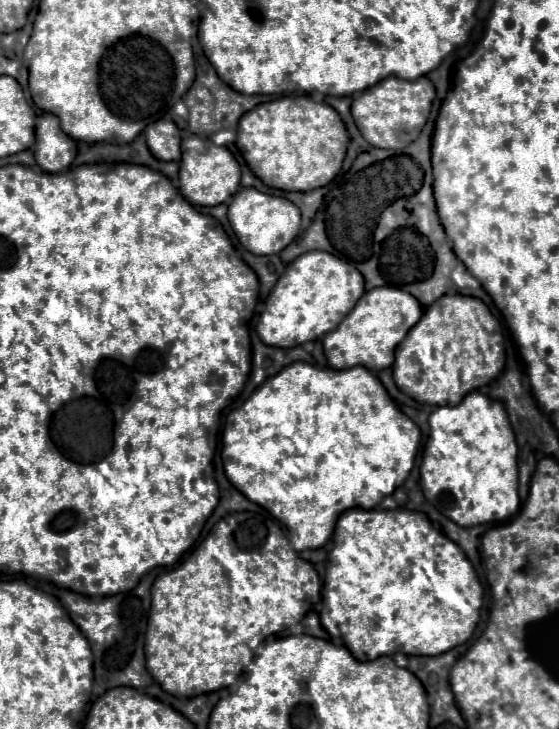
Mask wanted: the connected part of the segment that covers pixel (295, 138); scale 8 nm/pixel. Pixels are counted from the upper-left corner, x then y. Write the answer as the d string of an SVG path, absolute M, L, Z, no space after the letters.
M289 95L275 101L257 105L251 113L245 113L237 129L237 149L247 161L249 169L271 189L281 191L313 191L319 189L341 171L347 151L347 131L339 113L327 103L317 103L307 95Z

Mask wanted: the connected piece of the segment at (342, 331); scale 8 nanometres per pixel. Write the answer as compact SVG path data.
M371 289L357 301L353 311L341 321L341 325L325 335L325 357L333 369L349 369L355 365L363 365L373 373L387 369L395 361L395 347L407 335L411 325L419 321L421 315L423 309L413 295L401 289Z

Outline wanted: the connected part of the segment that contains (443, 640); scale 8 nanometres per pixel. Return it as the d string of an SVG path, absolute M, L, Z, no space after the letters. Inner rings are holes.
M349 509L333 533L333 551L323 580L321 625L333 641L341 641L355 659L375 659L381 655L441 655L463 645L475 631L483 606L483 588L471 561L457 543L437 531L425 513L409 509Z

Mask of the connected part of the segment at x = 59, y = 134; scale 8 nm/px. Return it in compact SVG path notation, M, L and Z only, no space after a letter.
M43 113L37 119L35 133L37 141L33 155L37 165L47 173L65 171L77 155L77 143L61 131L59 119L53 113Z

